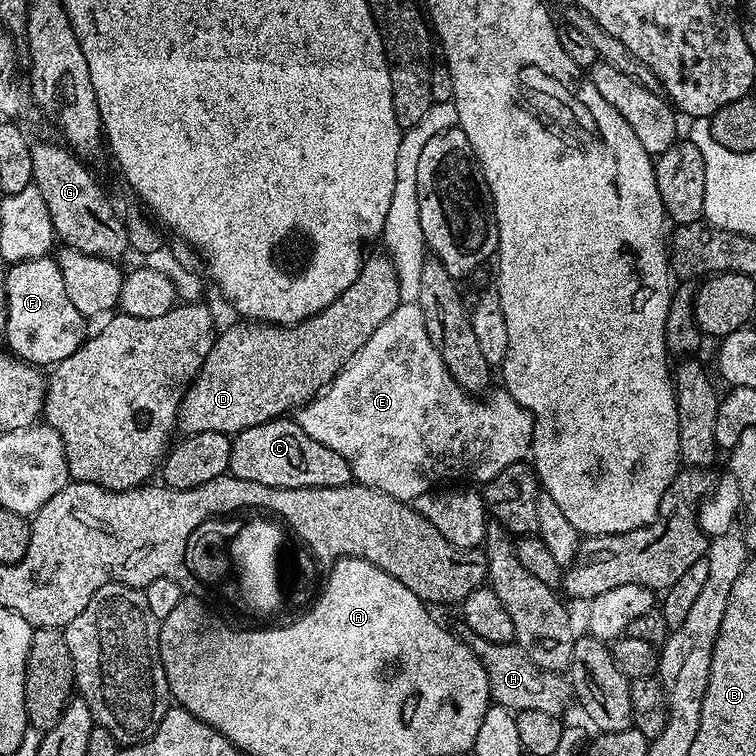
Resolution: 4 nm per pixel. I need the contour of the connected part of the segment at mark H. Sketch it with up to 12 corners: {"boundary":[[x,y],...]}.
{"boundary":[[468,632],[484,662],[490,700],[517,713],[560,716],[563,675],[546,672],[515,643]]}

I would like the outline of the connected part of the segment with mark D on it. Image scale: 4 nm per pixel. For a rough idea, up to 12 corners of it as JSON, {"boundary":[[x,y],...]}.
{"boundary":[[386,254],[297,324],[237,319],[179,431],[303,408],[399,304]]}

